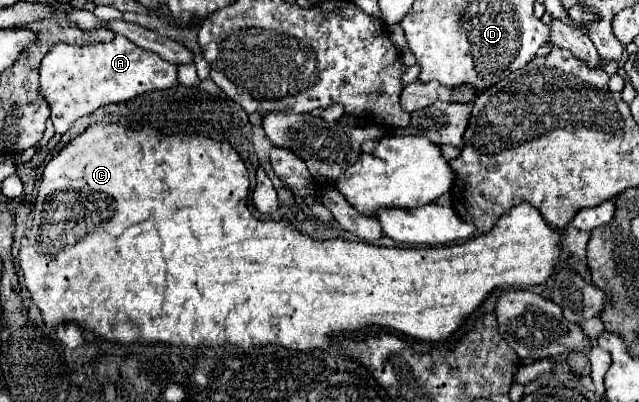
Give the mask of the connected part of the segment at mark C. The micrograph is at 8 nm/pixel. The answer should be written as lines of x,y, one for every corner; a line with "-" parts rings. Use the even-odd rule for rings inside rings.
91,125
83,135
71,141
65,149
61,149
45,167
43,181
39,187
37,203
31,213
31,227
27,233
27,245
19,251
19,265
25,275
25,287
31,291
31,299
41,309
45,323
55,329
59,323
75,319
83,329
93,331
95,335
121,341
121,343
175,343
175,345
237,345
243,349
255,349
261,345
281,345
285,349
307,351
307,349
329,349
331,339
341,333
363,333
369,327
381,327
389,331
399,331
425,341
443,341
453,335
453,331
467,319
471,311
475,311
483,299
497,287
529,287
545,283
551,275
553,267
561,261
561,231
551,229
539,211
521,203
505,213
497,225
483,235
477,235
465,243
445,245
445,247
423,247
423,249
399,249
399,247
375,247
361,241
313,241
307,235
297,233
285,221
259,221
251,215
247,207
247,191
249,191
249,173
245,163
231,149
229,143
211,141
207,137
163,137
153,127
129,129
119,125

